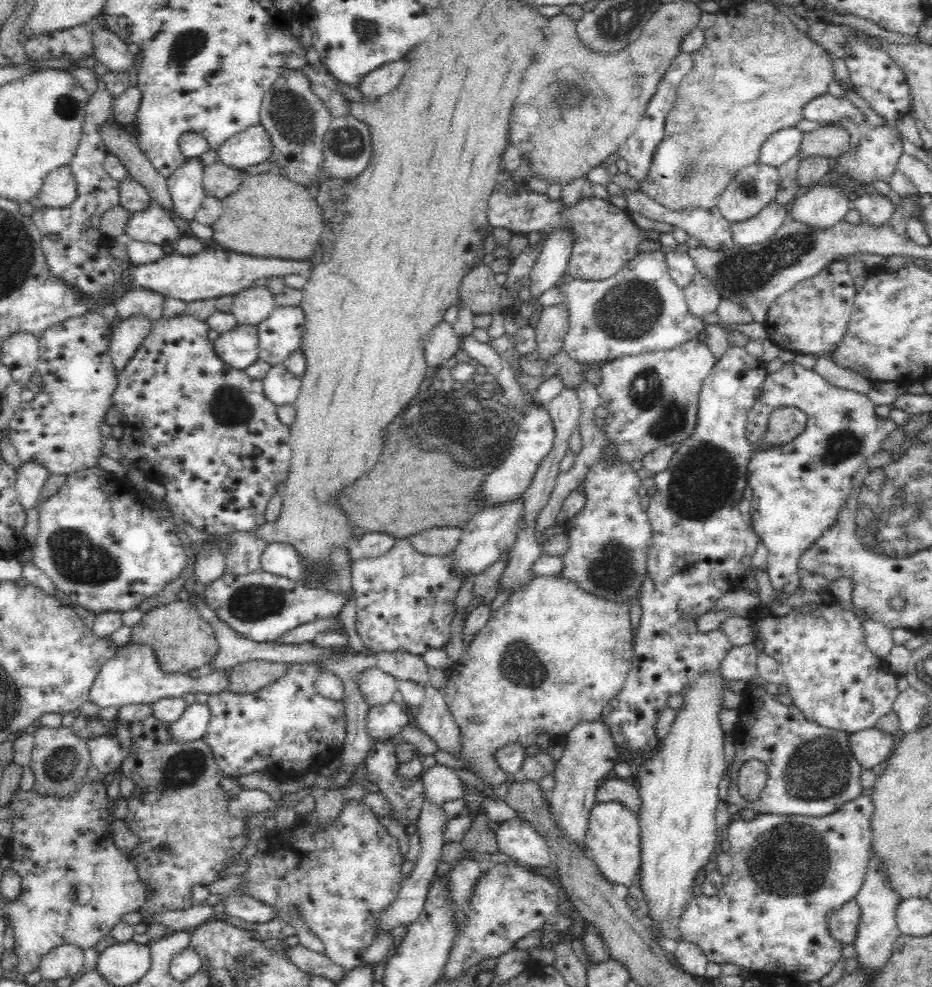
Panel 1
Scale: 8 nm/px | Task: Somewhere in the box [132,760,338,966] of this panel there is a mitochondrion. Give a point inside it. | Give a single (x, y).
(163, 849)

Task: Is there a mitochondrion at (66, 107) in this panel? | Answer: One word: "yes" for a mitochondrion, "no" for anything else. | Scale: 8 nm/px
yes

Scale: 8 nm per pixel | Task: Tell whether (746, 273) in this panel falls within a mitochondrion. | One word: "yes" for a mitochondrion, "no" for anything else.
yes

